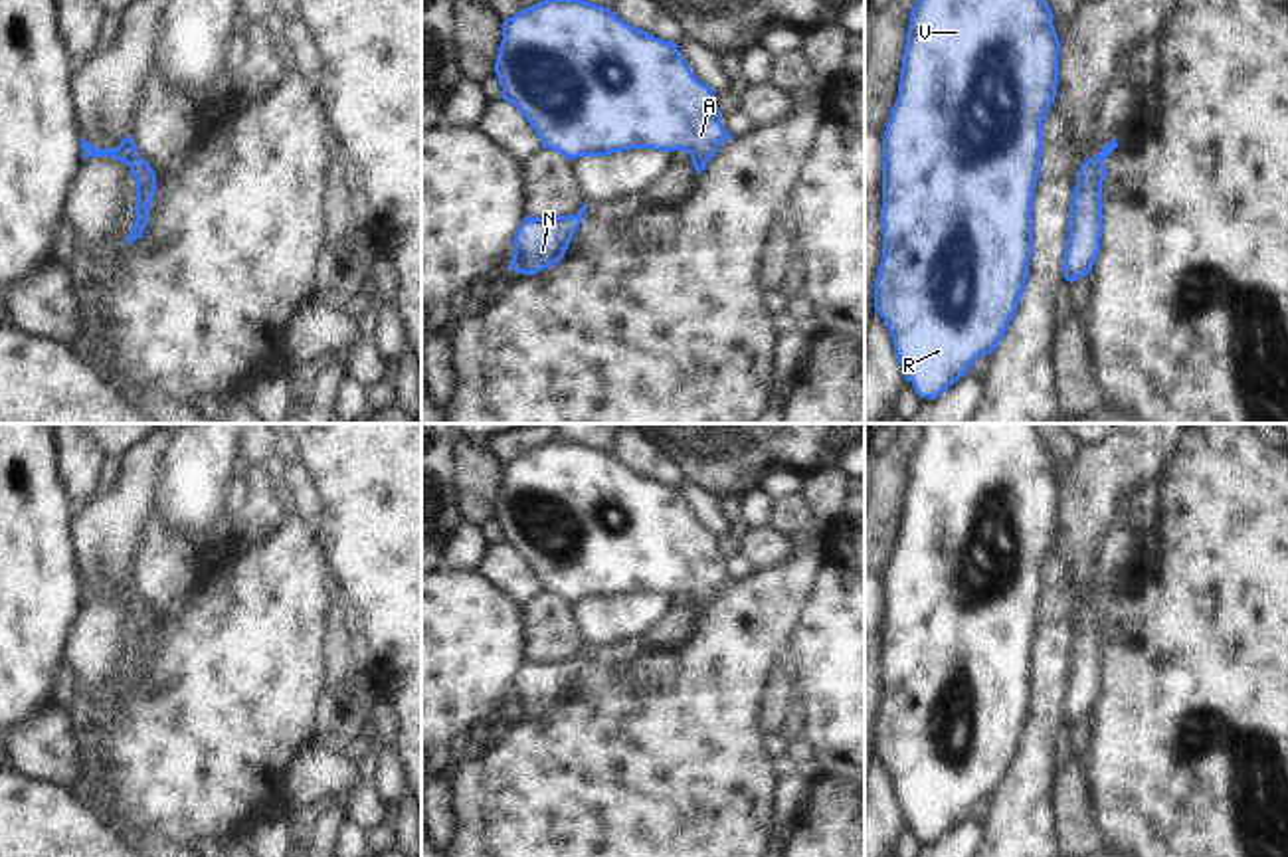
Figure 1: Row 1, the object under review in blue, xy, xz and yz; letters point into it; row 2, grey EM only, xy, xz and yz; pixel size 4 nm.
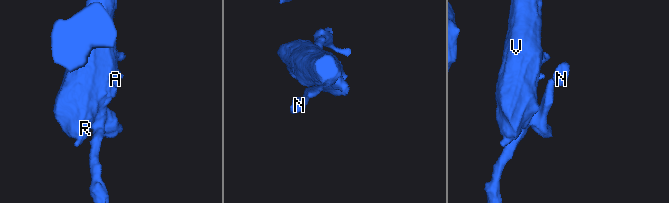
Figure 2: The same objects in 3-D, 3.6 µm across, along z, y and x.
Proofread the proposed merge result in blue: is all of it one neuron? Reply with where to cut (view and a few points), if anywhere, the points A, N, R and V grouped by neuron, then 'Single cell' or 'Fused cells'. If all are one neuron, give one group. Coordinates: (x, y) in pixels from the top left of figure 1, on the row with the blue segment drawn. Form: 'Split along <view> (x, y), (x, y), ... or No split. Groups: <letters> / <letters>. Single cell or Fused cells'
No split. Groups: A N R V. Single cell

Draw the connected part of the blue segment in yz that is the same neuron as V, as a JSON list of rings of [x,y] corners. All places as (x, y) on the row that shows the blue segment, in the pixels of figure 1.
[[[918,0],[910,12],[898,99],[882,137],[882,261],[874,281],[874,311],[884,319],[902,374],[920,398],[938,398],[966,376],[979,356],[993,352],[1025,293],[1033,255],[1033,190],[1041,176],[1043,121],[1057,97],[1058,51],[1060,42],[1047,0]]]

